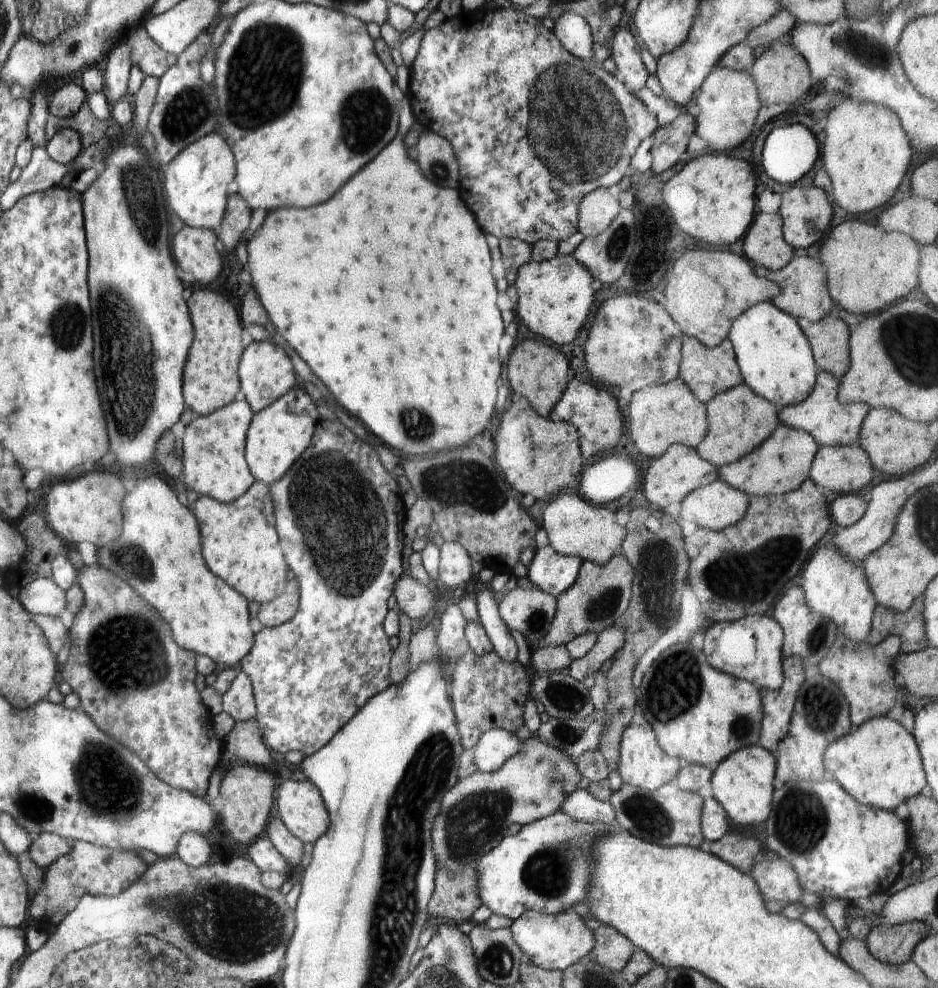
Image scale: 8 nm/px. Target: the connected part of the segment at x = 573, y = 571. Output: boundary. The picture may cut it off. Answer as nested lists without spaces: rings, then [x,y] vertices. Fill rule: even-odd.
[[[550,545],[537,547],[534,551],[527,568],[527,578],[532,587],[557,599],[576,582],[583,560],[578,556],[558,554]]]

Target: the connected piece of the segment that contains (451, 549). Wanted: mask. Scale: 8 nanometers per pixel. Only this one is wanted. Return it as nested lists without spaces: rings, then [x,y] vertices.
[[[444,541],[439,547],[438,578],[446,586],[463,589],[472,578],[472,559],[458,542]]]

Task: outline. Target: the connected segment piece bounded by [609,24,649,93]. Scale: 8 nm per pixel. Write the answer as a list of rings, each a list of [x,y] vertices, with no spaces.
[[[621,25],[610,40],[611,56],[614,58],[619,79],[633,93],[646,86],[649,73],[645,70],[636,38],[627,25]]]

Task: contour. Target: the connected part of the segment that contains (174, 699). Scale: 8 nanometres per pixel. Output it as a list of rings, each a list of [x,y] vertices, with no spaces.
[[[97,562],[86,565],[84,569],[78,571],[77,582],[84,592],[84,604],[82,608],[75,613],[75,622],[70,627],[71,646],[68,660],[66,664],[61,666],[60,676],[63,682],[68,682],[72,688],[72,692],[78,694],[80,699],[79,708],[87,713],[94,723],[104,732],[108,732],[108,736],[116,736],[116,740],[120,740],[120,744],[124,744],[126,748],[132,748],[132,752],[140,752],[140,756],[144,756],[144,760],[148,760],[148,768],[166,784],[186,790],[194,796],[203,798],[207,796],[208,780],[210,775],[218,766],[220,760],[220,739],[215,736],[213,727],[213,716],[202,703],[199,692],[194,684],[198,674],[196,670],[195,653],[184,648],[178,648],[172,640],[172,632],[168,628],[168,624],[164,624],[164,620],[160,620],[160,614],[156,610],[152,610],[150,604],[146,604],[139,594],[136,594],[129,584],[126,584],[122,578],[116,576],[114,572],[102,568]]]

